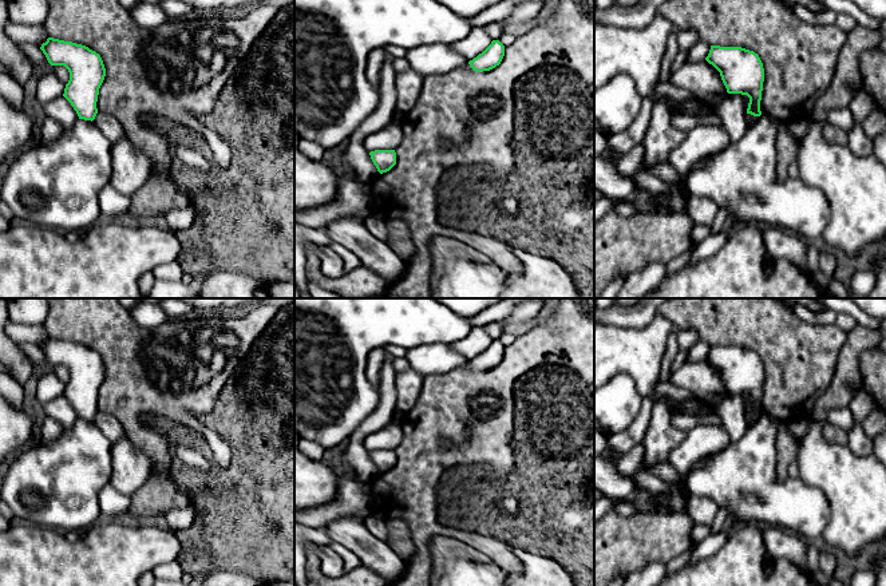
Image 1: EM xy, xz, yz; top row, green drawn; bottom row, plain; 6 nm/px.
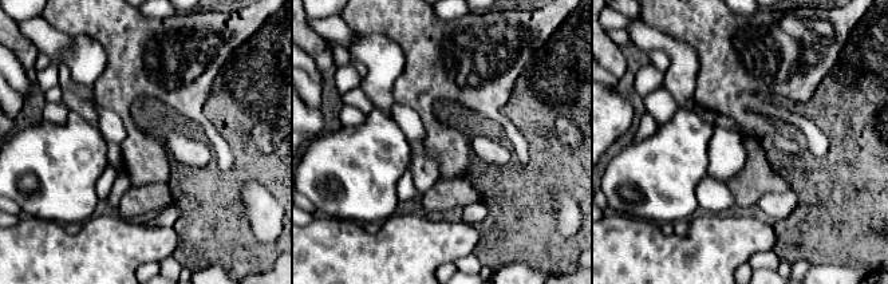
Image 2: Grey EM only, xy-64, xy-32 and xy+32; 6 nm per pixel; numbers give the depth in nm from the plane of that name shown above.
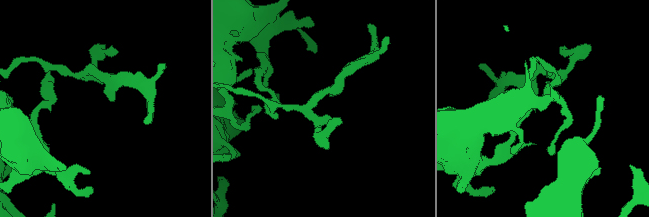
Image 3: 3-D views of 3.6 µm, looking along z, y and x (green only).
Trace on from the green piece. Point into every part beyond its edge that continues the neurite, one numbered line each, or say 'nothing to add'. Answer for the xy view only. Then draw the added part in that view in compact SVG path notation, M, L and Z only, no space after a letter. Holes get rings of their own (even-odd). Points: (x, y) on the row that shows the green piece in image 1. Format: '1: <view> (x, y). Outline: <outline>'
nothing to add

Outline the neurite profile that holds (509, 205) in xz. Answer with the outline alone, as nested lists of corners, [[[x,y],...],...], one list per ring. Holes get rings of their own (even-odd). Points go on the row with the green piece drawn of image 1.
[[[505,197],[497,206],[502,213],[514,214],[521,209],[521,201],[517,197]]]

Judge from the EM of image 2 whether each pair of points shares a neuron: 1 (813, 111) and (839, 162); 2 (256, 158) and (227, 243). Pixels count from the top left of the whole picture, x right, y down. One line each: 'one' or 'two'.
1: one
2: one

